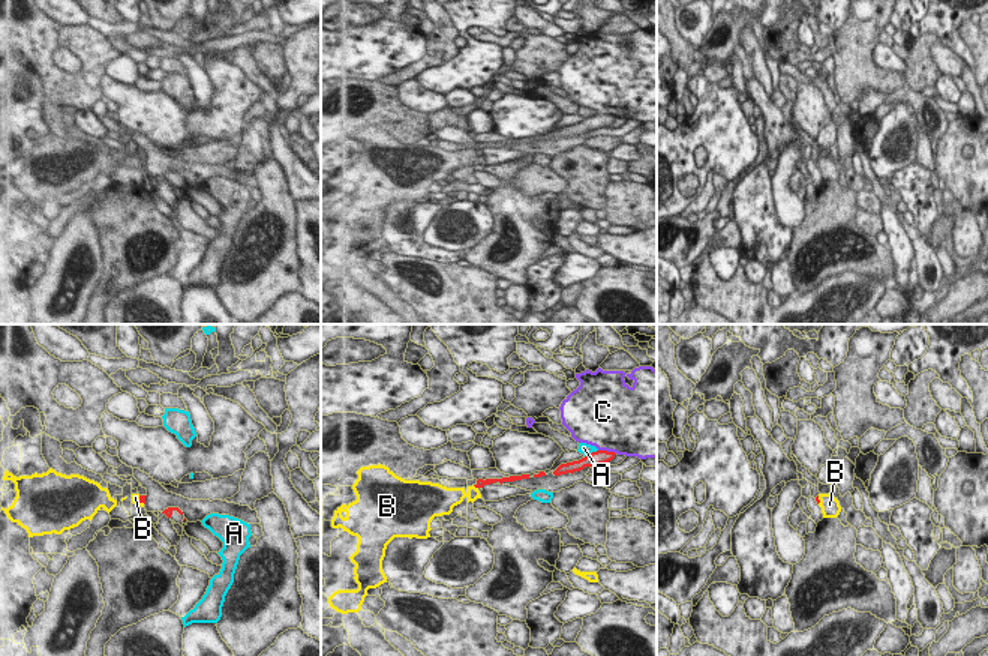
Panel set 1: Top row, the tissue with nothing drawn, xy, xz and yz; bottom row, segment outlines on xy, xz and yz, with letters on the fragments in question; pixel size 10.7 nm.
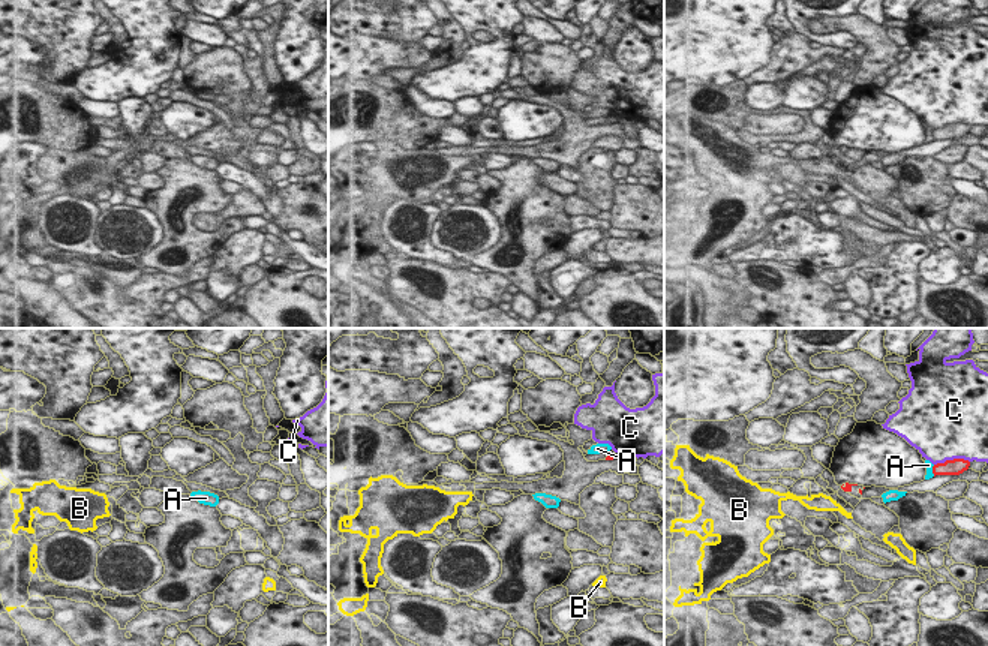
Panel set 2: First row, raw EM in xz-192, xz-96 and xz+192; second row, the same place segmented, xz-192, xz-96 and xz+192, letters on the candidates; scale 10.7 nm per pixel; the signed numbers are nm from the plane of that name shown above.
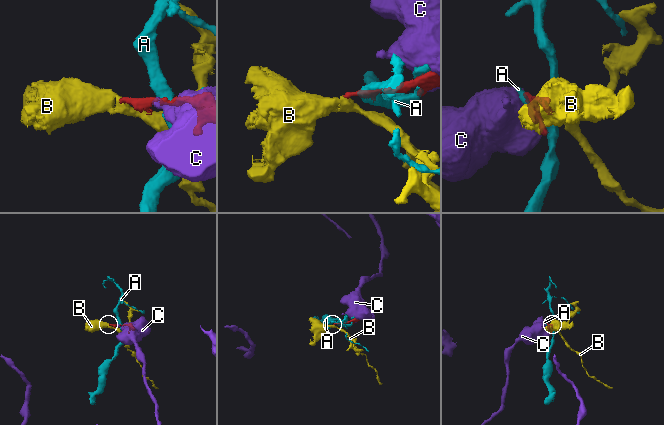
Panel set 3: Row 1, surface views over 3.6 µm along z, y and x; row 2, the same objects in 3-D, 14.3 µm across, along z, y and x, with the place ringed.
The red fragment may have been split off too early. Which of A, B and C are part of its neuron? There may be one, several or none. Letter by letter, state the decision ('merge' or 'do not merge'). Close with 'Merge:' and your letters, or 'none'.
A: do not merge
B: merge
C: do not merge
Merge: B

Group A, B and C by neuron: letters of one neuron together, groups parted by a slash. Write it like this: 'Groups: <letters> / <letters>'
Groups: A / B / C.

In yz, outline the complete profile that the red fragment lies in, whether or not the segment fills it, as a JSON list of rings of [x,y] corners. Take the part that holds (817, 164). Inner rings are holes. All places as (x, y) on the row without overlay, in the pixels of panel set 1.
[[[831,156],[819,158],[816,165],[822,171],[823,182],[837,182],[841,176],[840,165]]]

